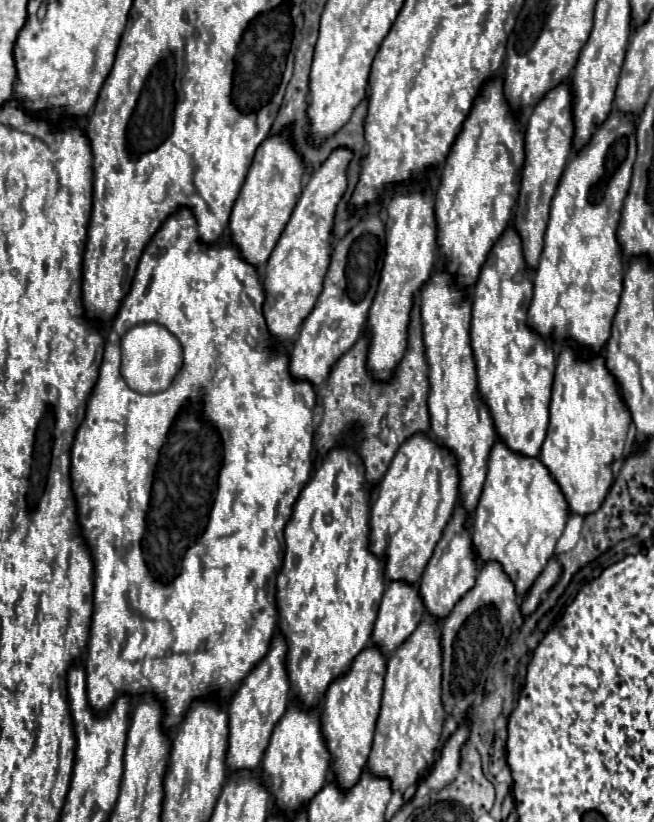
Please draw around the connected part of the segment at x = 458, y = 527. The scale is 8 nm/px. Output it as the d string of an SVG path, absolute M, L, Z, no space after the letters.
M456 507L450 523L444 529L440 543L434 549L430 563L426 565L426 569L420 577L418 593L424 603L424 611L434 619L448 617L448 613L452 613L452 609L456 607L456 601L460 601L460 597L464 597L464 593L468 593L468 589L472 589L472 585L476 581L476 573L478 573L478 561L472 553L470 531L464 527L464 509Z

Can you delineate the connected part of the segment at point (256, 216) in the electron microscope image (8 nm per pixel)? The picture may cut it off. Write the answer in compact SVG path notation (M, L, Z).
M288 133L268 137L256 151L254 163L234 203L228 223L230 243L240 251L240 257L252 267L260 269L272 255L302 191L302 175L304 175L304 163L292 149Z

